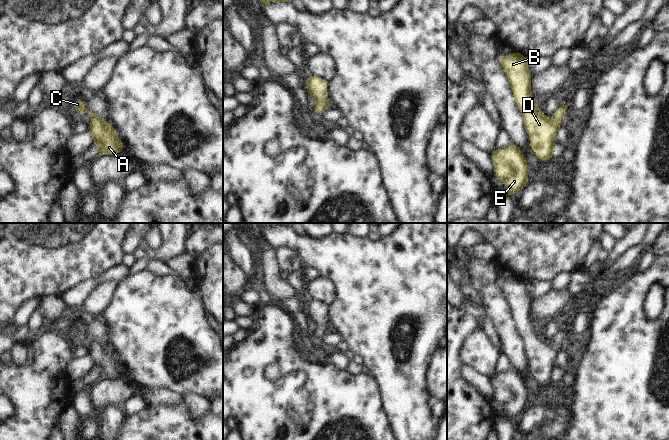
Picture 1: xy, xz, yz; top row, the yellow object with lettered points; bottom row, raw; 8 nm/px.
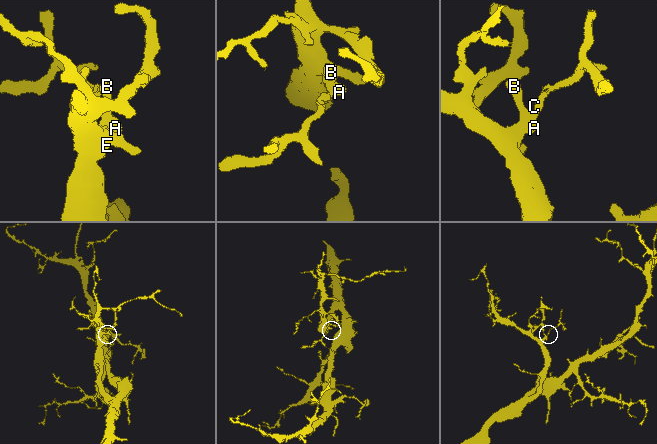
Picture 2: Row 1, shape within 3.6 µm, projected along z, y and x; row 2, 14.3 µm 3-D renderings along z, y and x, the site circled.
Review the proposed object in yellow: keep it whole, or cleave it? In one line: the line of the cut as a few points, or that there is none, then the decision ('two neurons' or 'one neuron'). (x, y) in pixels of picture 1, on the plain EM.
no cut | one neuron

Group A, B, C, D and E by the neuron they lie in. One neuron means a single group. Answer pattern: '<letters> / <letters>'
A B C D E

